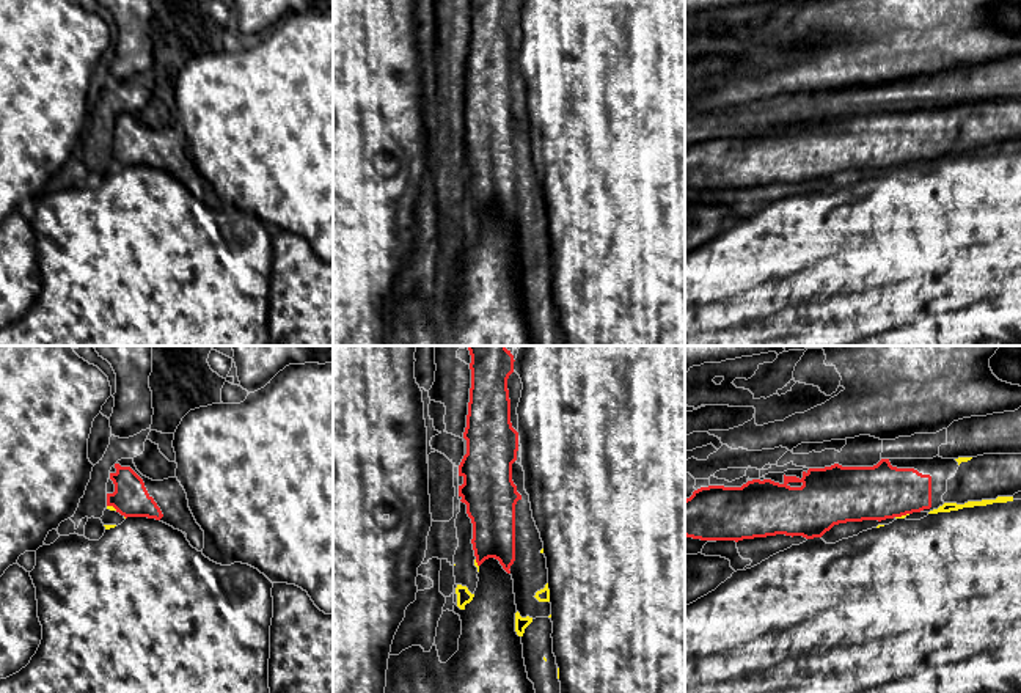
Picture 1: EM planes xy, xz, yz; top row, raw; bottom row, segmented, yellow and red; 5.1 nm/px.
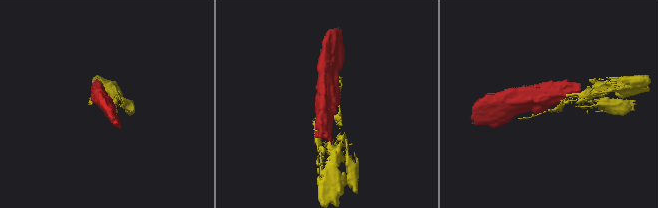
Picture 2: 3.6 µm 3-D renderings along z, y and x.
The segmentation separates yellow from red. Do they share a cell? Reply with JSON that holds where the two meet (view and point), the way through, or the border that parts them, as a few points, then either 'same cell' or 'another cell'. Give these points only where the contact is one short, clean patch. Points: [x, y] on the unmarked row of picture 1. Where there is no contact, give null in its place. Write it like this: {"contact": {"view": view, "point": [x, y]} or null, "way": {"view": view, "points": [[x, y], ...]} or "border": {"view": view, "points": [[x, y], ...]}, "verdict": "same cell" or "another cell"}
{"contact": {"view": "yz", "point": [902, 164]}, "verdict": "same cell"}

